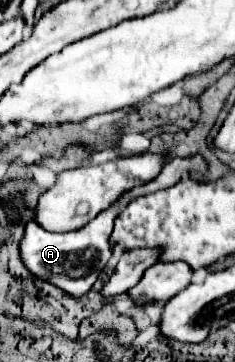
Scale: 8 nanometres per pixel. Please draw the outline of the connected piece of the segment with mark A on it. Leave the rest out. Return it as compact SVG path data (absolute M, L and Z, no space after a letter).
M195 156L189 160L183 158L173 158L165 164L165 168L161 170L161 174L153 180L147 182L147 186L139 186L133 188L131 192L127 192L121 200L117 200L109 210L101 212L95 220L91 220L89 224L85 224L83 228L75 230L75 232L65 232L65 234L55 234L55 232L45 232L43 228L39 228L35 222L27 222L25 226L25 234L19 242L19 256L23 266L27 266L27 270L31 270L31 274L35 278L43 278L45 282L51 282L53 286L59 286L59 290L63 290L65 294L71 294L73 298L79 298L83 294L87 294L93 286L93 282L97 280L97 276L101 274L101 270L105 268L107 260L111 258L111 246L109 246L109 236L113 232L113 220L119 214L121 206L127 206L127 202L135 196L141 194L149 194L155 192L159 188L169 188L175 182L179 182L181 174L187 170L201 170L205 172L205 162Z

